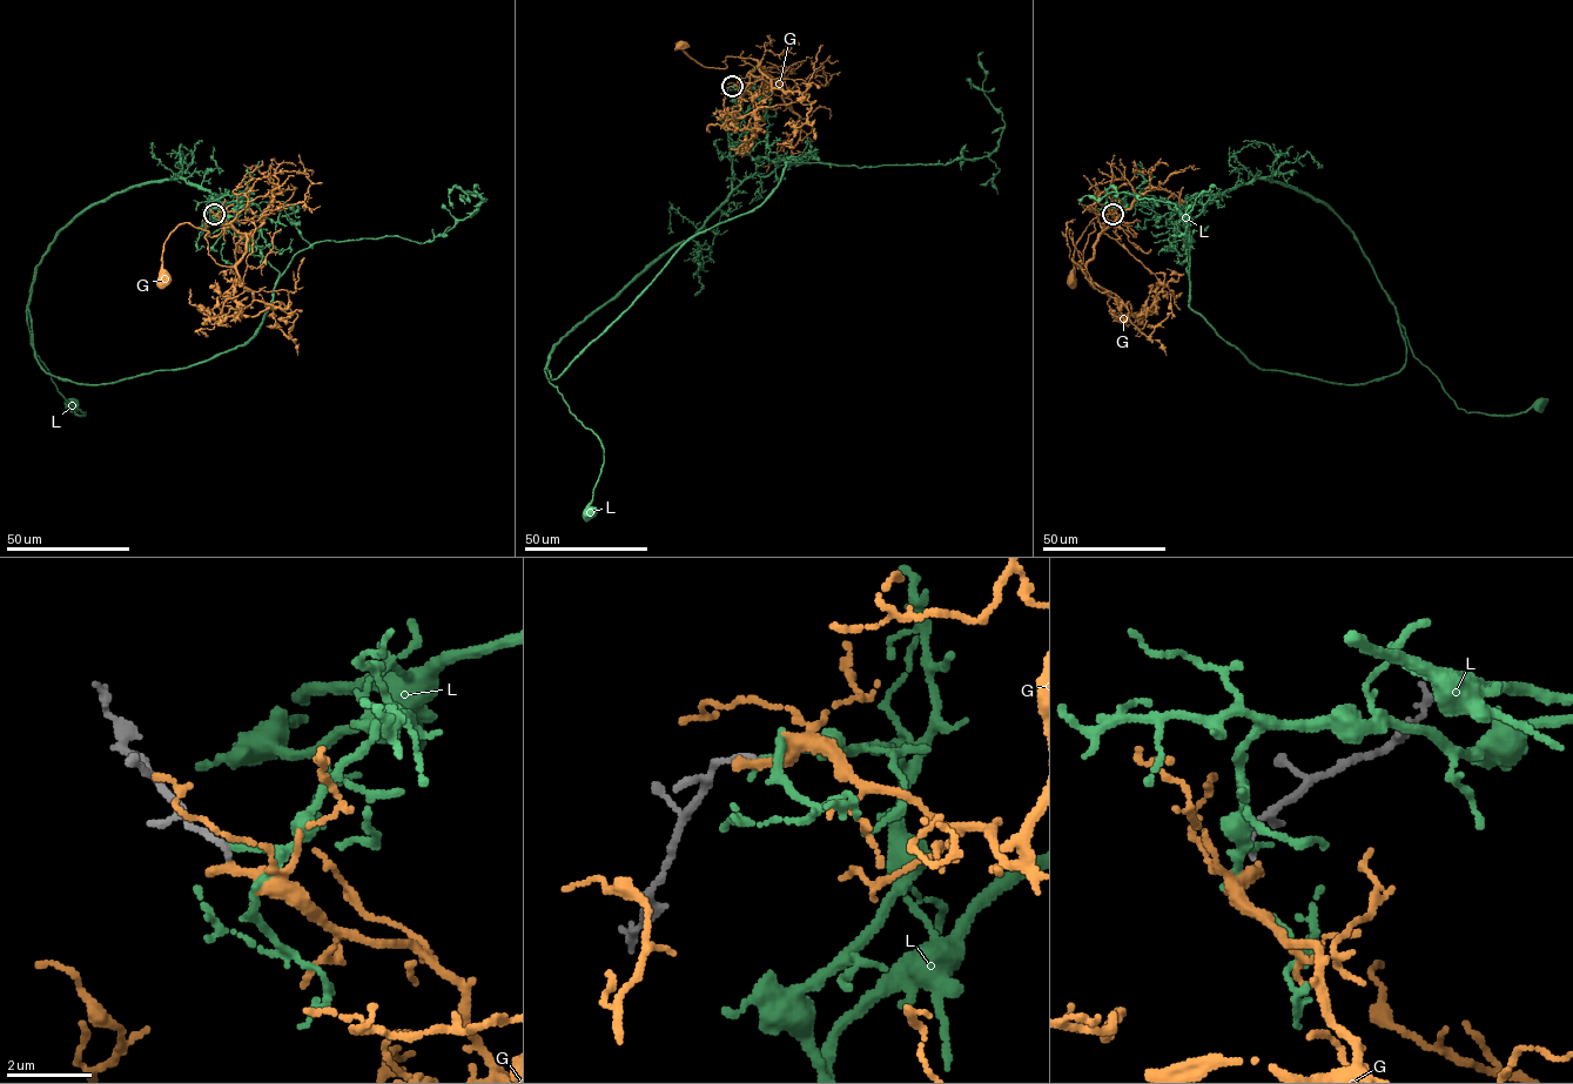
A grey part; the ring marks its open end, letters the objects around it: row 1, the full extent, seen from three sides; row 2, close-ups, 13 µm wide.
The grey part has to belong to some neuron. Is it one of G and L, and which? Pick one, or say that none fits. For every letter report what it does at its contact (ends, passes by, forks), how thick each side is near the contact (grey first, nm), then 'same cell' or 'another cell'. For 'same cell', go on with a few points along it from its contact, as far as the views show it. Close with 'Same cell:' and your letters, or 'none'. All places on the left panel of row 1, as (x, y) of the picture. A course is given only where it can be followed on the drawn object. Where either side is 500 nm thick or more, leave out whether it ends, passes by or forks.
G: it ends; calibres 140 and 300 nm; same cell; course (214, 214), (246, 235), (244, 255), (219, 264), (209, 231), (182, 223), (163, 244), (162, 281)
L: it ends; calibres 140 and 180 nm; another cell
Same cell: G

